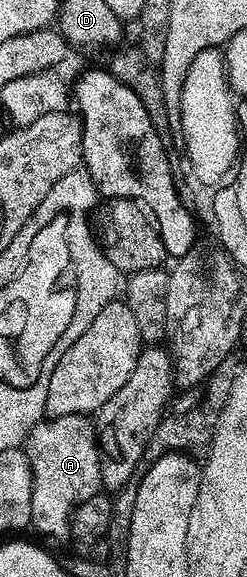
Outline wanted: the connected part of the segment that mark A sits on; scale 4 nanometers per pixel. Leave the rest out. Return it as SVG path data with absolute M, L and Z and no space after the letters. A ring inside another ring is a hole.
M86 415L43 419L30 432L24 448L32 467L30 525L46 537L69 538L70 517L75 507L103 488L102 454L95 422Z

